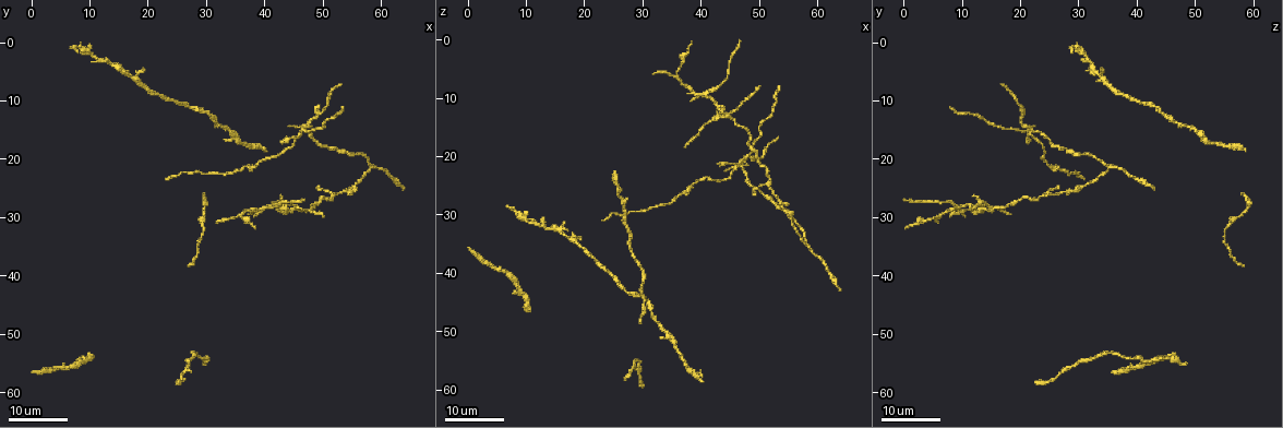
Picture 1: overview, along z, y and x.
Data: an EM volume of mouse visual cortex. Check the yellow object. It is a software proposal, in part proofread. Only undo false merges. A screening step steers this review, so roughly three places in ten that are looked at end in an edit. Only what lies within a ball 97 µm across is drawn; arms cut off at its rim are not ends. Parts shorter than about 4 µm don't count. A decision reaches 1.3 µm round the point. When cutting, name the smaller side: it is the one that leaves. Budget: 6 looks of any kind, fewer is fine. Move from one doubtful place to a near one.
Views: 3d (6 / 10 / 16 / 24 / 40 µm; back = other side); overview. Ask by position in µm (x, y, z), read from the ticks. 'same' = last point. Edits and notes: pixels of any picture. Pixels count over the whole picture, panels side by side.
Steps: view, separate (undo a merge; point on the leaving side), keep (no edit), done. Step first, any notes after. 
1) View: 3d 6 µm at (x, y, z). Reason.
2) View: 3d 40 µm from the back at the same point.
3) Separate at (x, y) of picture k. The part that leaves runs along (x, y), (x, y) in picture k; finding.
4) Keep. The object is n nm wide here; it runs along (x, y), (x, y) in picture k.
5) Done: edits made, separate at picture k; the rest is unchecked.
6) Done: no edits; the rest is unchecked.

View: 3d 16 µm at (39.0, 28.5, 9.0). Four-way junction.

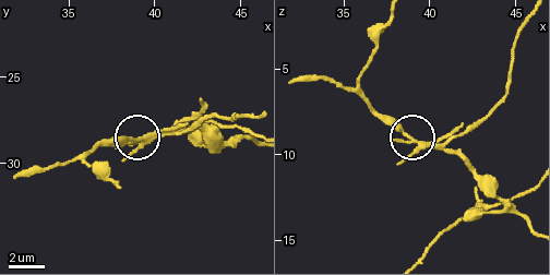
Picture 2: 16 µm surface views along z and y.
View: 3d 10 µm at (39.0, 28.8, 9.1).

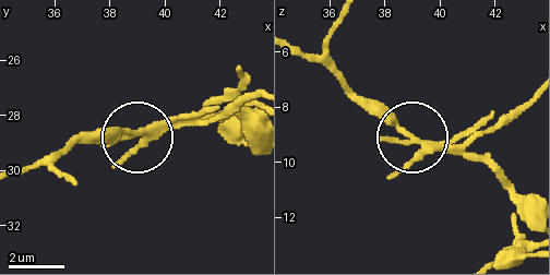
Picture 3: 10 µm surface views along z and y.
Separate at (200, 124) of picture 3. The part that leaves runs along (165, 127), (219, 119), (254, 98) in picture 3; a second neuron is stuck on.

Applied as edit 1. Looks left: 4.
View: 3d 24 µm at (35.5, 30.0, 6.0). A fork.

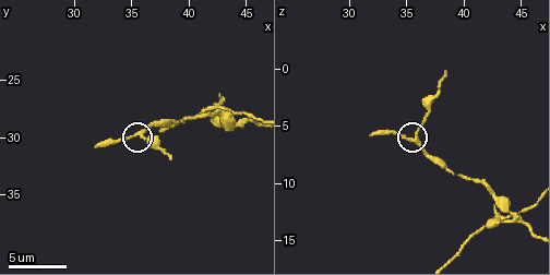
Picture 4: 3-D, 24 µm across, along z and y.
View: 3d 10 µm at (35.8, 29.6, 6.0). Zoom in.

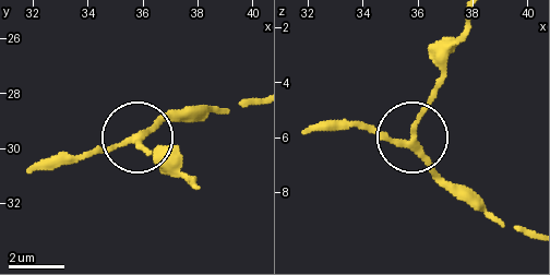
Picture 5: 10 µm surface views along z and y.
Keep. 3 arms meet here; it runs along (526, 235), (477, 212), (418, 141), (331, 127) in picture 5; continuous, no second neuron.

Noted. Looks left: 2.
View: 3d 16 µm at (43.4, 27.6, 13.2). Three-way junction.

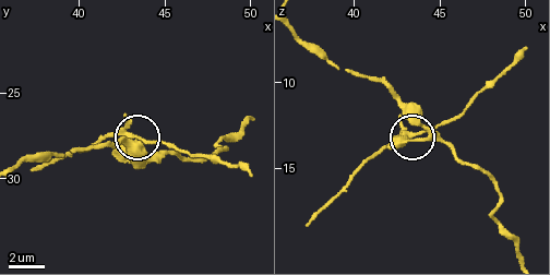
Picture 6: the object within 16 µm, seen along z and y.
Separate at (156, 141) of picture 6. 3 arms meet here; a second neuron is stuck on.

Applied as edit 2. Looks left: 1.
Done: edits made, separate at picture 3, separate at picture 6; the rest is unchecked.

